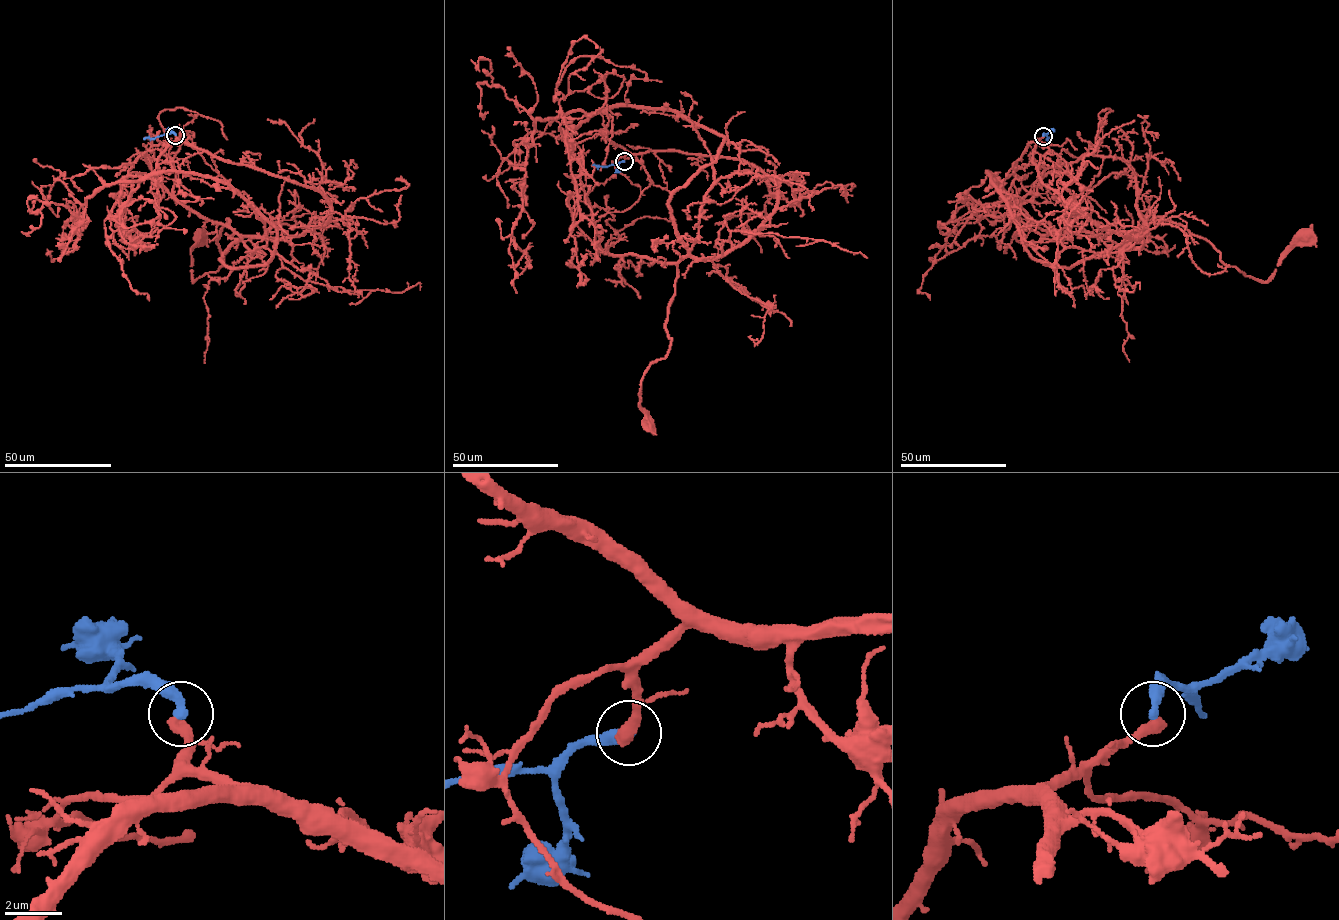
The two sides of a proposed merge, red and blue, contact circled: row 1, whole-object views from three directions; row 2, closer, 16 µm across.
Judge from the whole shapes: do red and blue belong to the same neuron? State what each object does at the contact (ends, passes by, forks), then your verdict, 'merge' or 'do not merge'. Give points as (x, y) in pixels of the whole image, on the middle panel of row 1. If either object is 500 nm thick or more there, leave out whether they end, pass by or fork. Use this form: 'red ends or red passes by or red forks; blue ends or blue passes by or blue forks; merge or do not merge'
red ends; blue ends; merge

